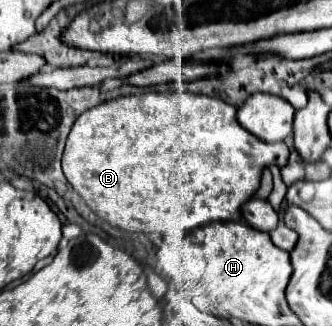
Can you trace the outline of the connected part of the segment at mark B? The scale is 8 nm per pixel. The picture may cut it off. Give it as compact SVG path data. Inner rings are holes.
M145 92L121 96L83 112L65 144L63 174L83 202L115 228L129 234L187 234L213 220L241 220L239 208L259 188L261 170L269 164L284 167L289 155L285 142L267 144L241 128L237 108L219 98L191 92Z

